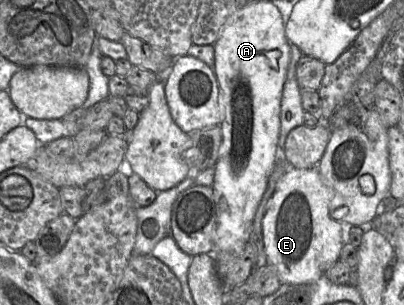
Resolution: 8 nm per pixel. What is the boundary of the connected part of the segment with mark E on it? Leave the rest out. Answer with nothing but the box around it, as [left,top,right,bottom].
[263,168,344,284]

